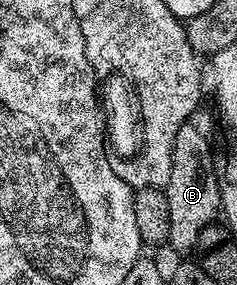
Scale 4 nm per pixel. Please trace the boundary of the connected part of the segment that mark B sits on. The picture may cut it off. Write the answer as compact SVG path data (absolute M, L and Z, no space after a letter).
M191 123L184 124L178 130L178 138L174 142L174 170L170 170L170 182L166 193L170 206L170 234L167 243L176 252L191 253L196 247L196 239L201 230L217 219L220 212L221 181L216 181L216 172L212 169L212 148L200 128L192 128Z

